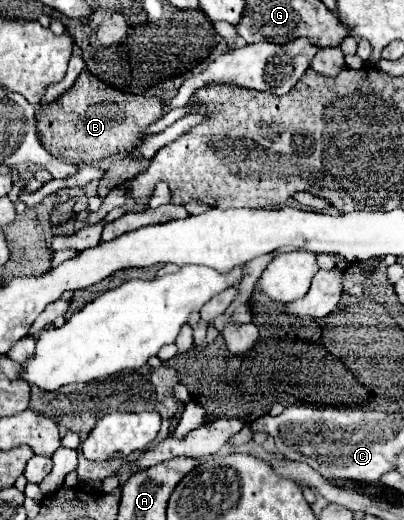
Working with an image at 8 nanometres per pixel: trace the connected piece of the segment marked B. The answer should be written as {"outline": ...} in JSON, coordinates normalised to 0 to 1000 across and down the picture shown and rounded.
{"outline":[[[218,135],[188,150],[188,162],[139,188],[119,208],[99,204],[89,215],[89,250],[104,281],[144,308],[168,315],[218,315],[233,308],[257,308],[297,292],[327,292],[351,273],[351,254],[396,231],[401,192],[361,188],[342,181],[307,181],[252,154],[243,154]]]}

